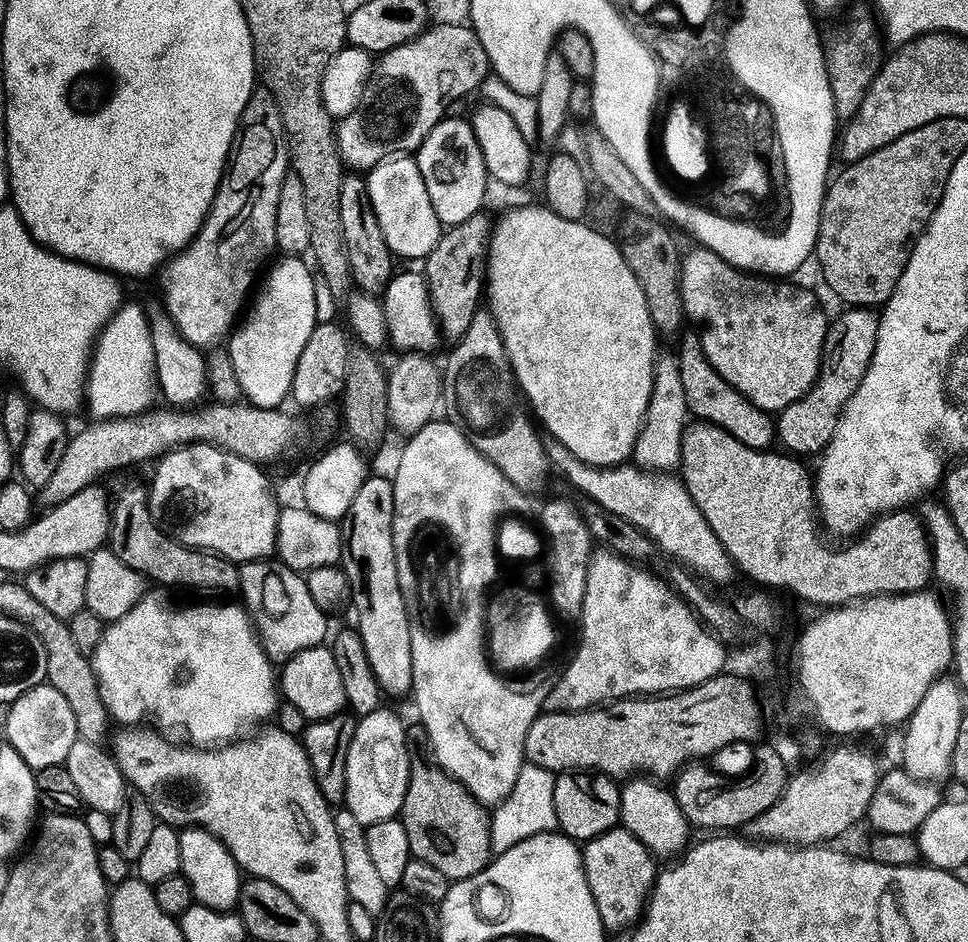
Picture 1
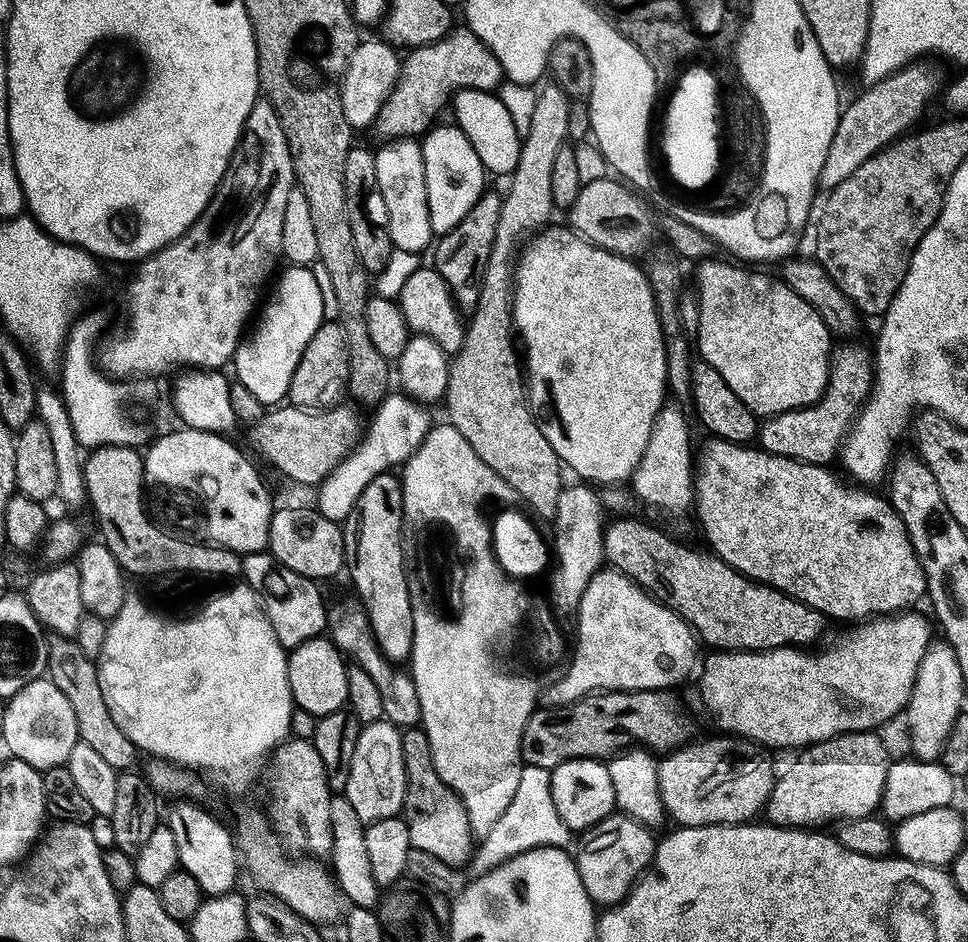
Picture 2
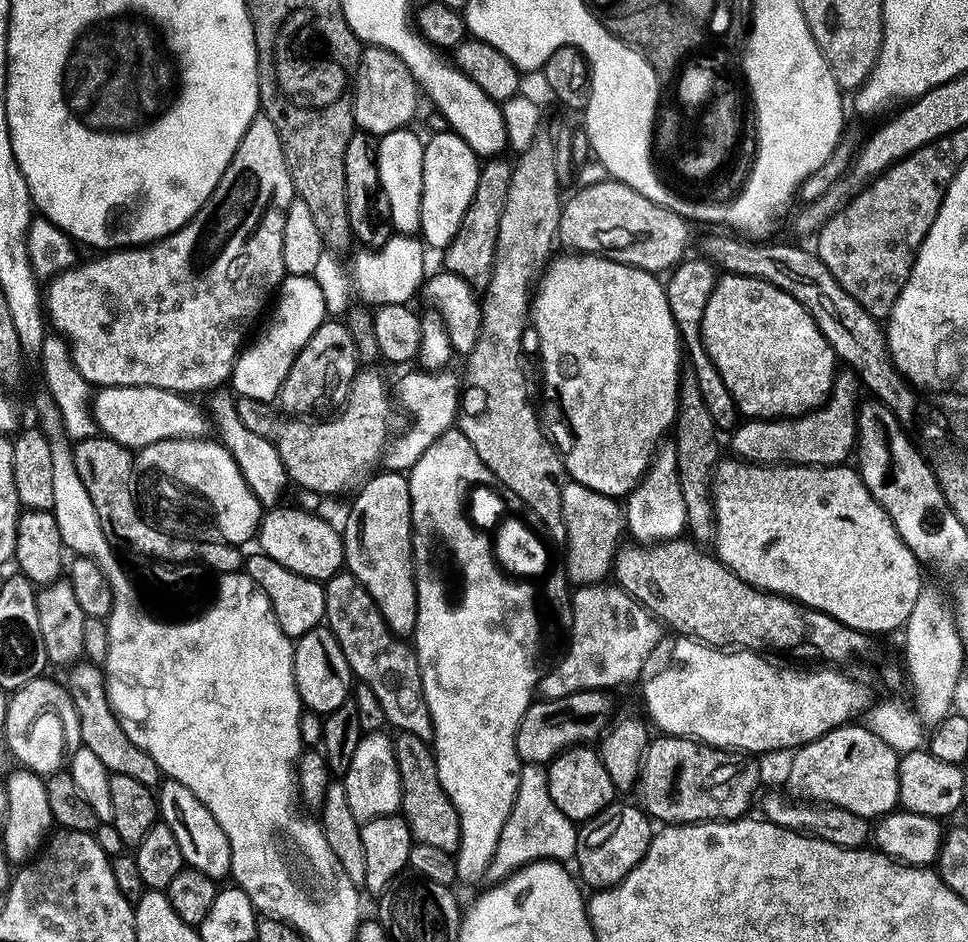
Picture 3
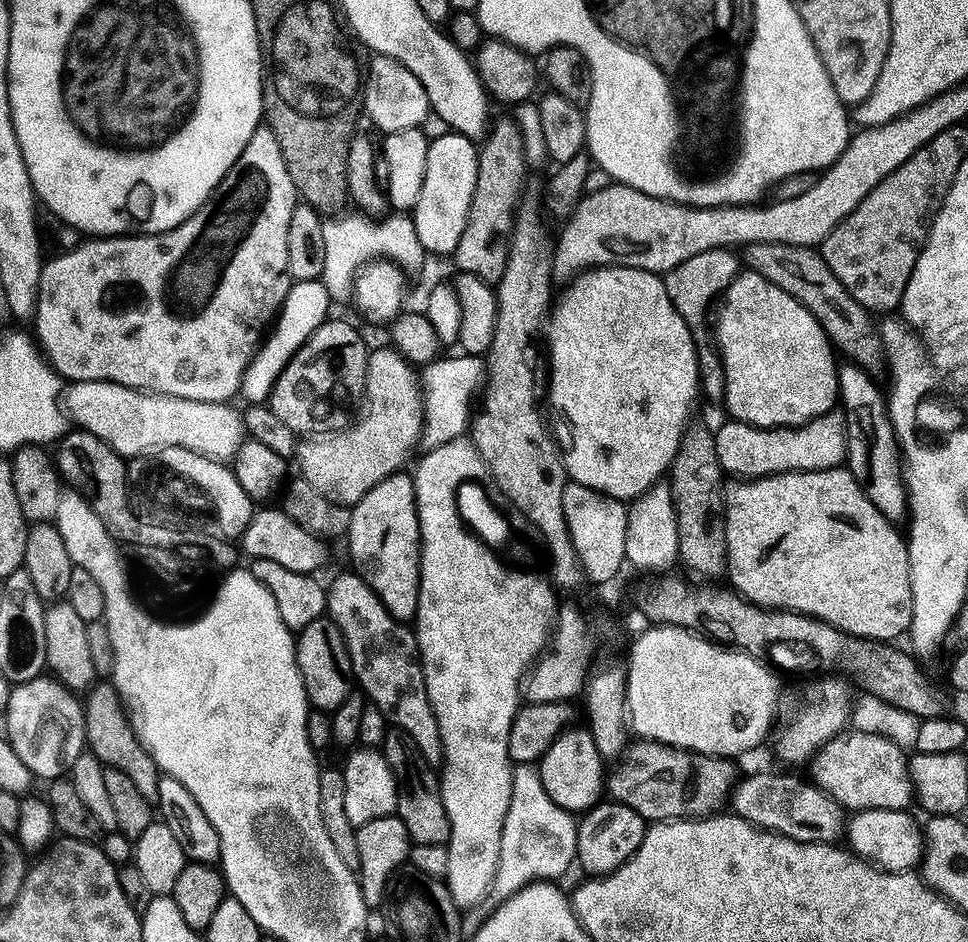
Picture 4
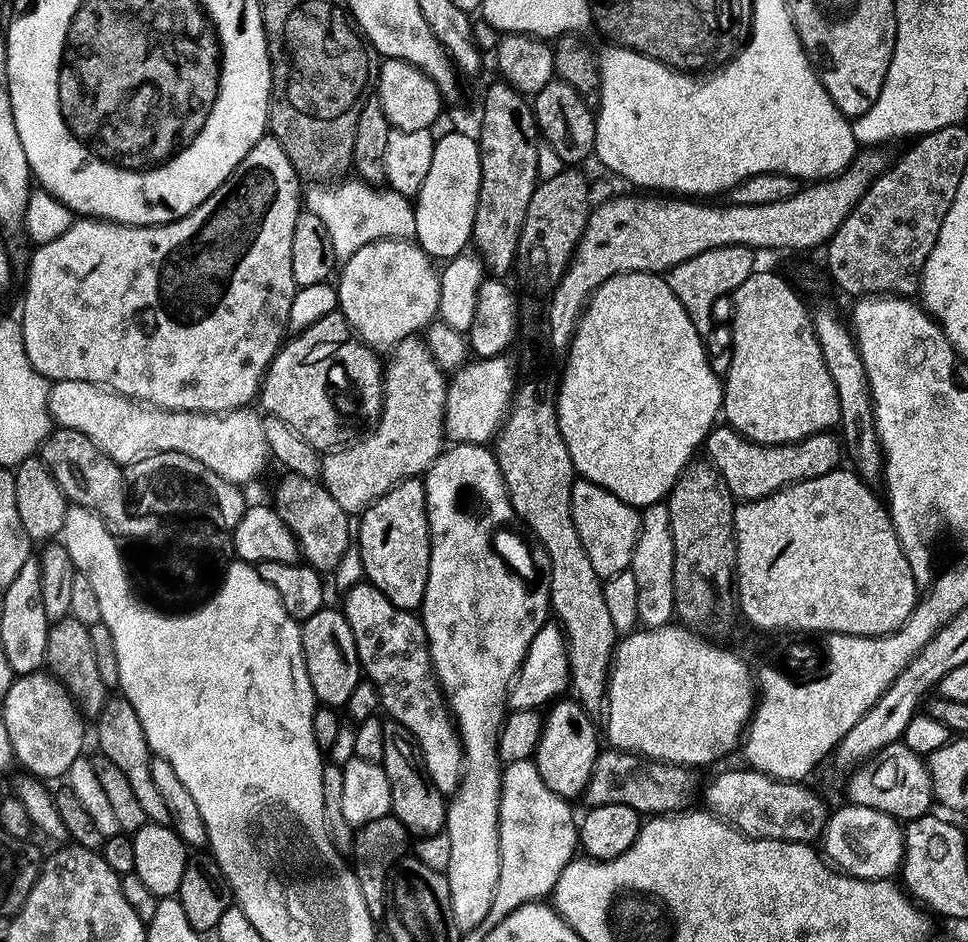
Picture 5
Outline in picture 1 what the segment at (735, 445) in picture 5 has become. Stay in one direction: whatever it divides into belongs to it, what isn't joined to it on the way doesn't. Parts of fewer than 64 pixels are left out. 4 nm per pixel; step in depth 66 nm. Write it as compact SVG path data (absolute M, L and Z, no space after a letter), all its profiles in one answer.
M849 307L840 317L828 325L824 339L824 355L820 361L818 378L814 386L798 402L790 402L775 417L776 440L781 449L797 457L815 457L834 438L834 430L844 412L846 402L858 390L862 378L866 378L868 363L876 345L876 331L880 325L877 313L870 308Z

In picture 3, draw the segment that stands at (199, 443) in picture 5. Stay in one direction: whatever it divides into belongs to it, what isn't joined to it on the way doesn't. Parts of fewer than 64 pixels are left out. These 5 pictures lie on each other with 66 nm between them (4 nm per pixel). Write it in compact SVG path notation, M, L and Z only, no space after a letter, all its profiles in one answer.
M122 386L121 388L101 387L91 397L90 409L96 427L105 436L129 450L139 450L154 442L162 442L170 438L191 440L205 435L210 424L205 409L191 404L187 395L179 392L167 392L161 388L139 388L138 386Z

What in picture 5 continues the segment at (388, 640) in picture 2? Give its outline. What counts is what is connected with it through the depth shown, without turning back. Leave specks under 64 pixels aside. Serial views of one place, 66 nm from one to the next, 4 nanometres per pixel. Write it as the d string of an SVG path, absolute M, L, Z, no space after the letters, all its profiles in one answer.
M423 479L402 480L359 517L361 560L367 583L372 584L396 608L415 613L424 603L430 566L430 530Z

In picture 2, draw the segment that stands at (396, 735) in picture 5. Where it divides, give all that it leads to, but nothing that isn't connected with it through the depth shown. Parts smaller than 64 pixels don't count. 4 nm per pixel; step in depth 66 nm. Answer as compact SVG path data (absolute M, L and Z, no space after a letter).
M405 727L400 733L402 758L405 760L405 798L402 818L410 830L412 847L426 850L452 868L467 865L474 855L474 837L466 806L460 795L438 778L432 766L428 737L419 727Z

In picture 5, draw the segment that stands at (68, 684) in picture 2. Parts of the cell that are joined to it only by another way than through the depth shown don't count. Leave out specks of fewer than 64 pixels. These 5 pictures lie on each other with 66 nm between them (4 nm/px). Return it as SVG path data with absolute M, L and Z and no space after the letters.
M113 695L104 701L104 708L101 709L100 715L95 717L94 724L96 724L96 744L100 747L99 755L114 762L114 766L122 770L122 775L129 780L148 821L171 825L170 810L166 807L162 794L158 794L158 785L154 782L152 773L154 753L146 742L146 734L142 730L142 722L138 722L138 714L134 714L134 706L130 706L130 702L124 699L123 695Z

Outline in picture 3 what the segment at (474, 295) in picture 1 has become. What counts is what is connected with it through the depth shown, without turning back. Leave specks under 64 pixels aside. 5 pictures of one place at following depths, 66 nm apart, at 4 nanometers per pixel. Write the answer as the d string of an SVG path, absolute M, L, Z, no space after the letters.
M488 158L481 163L478 186L474 190L474 198L470 198L462 226L458 226L458 234L454 234L442 252L443 267L458 274L477 290L483 290L490 282L498 246L499 223L502 222L502 210L506 206L506 190L510 190L511 174L512 164L504 161L504 158Z

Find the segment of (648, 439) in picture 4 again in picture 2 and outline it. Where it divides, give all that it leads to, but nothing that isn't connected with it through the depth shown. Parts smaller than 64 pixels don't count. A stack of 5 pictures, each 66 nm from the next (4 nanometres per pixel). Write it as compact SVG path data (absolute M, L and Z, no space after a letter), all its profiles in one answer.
M545 227L535 233L523 245L514 265L512 278L512 322L518 333L519 343L522 345L522 360L526 365L528 403L532 406L532 416L538 422L542 434L546 434L546 442L554 446L554 454L558 454L561 465L565 469L573 468L580 475L577 477L581 481L591 482L593 485L620 486L631 481L632 472L638 466L638 462L642 462L642 450L646 450L646 442L650 442L650 430L654 426L654 418L658 418L660 409L664 407L670 392L664 335L656 313L654 294L639 263L633 262L629 257L615 256L612 252L607 252L604 248L585 240L577 232L573 232L571 227L552 227Z

